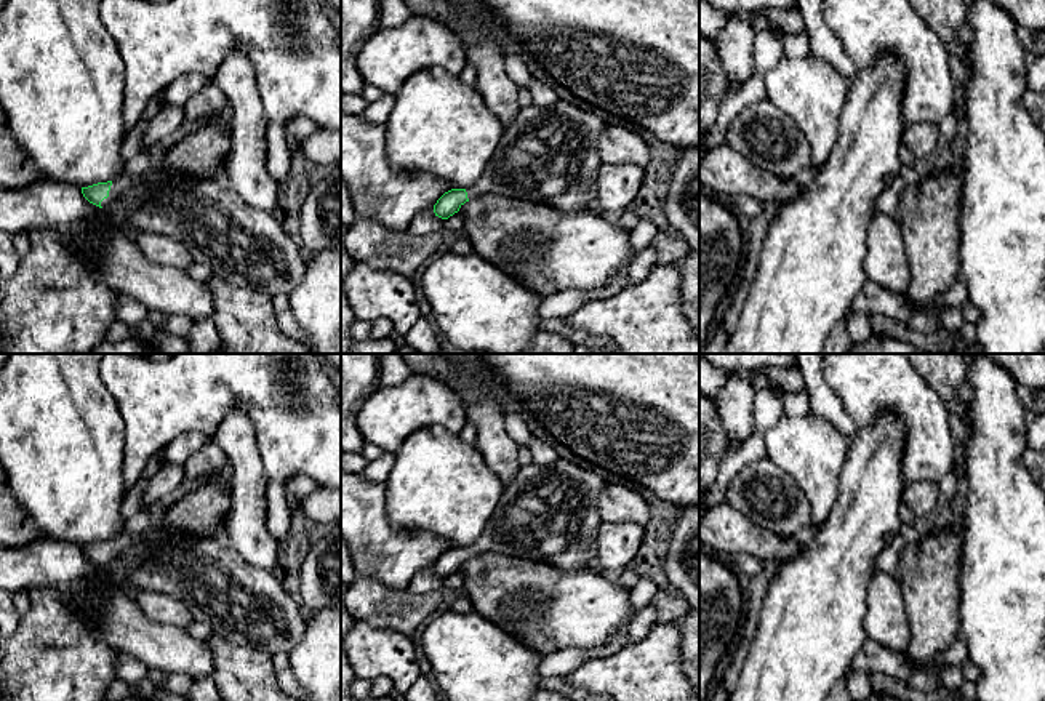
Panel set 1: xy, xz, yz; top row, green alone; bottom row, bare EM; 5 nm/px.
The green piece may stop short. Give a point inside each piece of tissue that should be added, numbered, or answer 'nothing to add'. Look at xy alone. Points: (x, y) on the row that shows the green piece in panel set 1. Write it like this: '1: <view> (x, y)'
1: xy (248, 248)

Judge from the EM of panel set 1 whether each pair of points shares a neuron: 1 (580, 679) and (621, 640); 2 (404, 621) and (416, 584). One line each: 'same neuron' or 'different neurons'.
1: different neurons
2: different neurons

